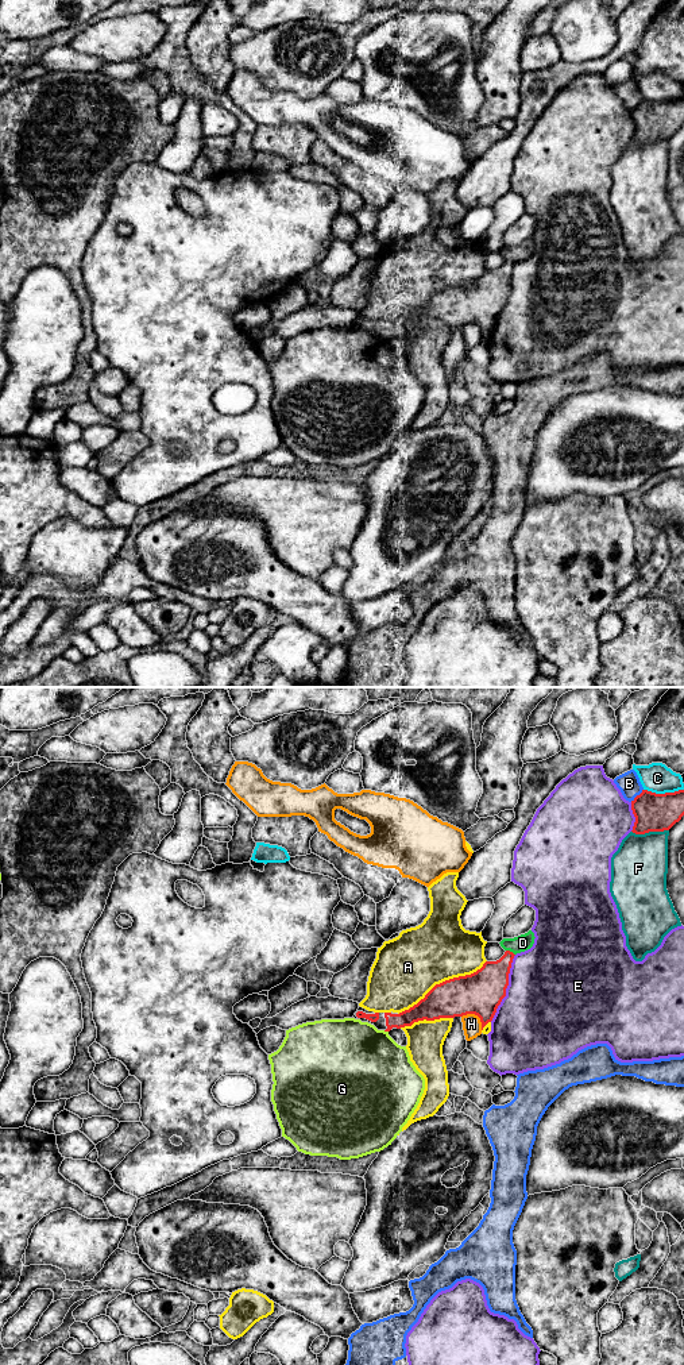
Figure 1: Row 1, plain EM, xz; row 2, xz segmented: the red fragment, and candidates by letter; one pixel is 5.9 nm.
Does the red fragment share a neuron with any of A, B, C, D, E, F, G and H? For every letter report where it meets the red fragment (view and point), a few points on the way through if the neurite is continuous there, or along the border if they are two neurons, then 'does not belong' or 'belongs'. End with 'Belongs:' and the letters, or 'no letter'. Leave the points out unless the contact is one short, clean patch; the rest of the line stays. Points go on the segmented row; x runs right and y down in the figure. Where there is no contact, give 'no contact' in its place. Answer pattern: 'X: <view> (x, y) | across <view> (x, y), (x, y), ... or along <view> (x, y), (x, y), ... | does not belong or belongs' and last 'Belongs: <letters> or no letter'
A: xz (443, 982) | does not belong
B: xz (637, 795) | along xz (642, 789), (630, 801) | does not belong
C: xz (665, 793) | does not belong
D: xz (509, 951) | does not belong
E: xz (506, 987) | does not belong
F: xz (649, 831) | does not belong
G: xz (386, 1030) | does not belong
H: xz (476, 1014) | does not belong
Belongs: no letter

